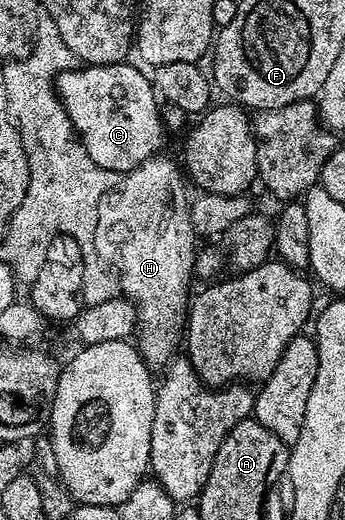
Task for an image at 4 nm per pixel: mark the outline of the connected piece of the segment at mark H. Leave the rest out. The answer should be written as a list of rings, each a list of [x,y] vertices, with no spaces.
[[[158,154],[135,170],[124,173],[118,179],[117,185],[107,190],[107,194],[103,194],[97,207],[93,235],[97,257],[102,265],[110,264],[117,271],[120,295],[130,300],[136,311],[135,347],[150,370],[164,369],[165,365],[178,355],[177,347],[182,347],[187,331],[187,313],[191,303],[189,283],[195,280],[195,257],[199,251],[199,238],[191,226],[191,196],[190,193],[185,193],[186,181],[179,168],[178,172],[165,154]]]

